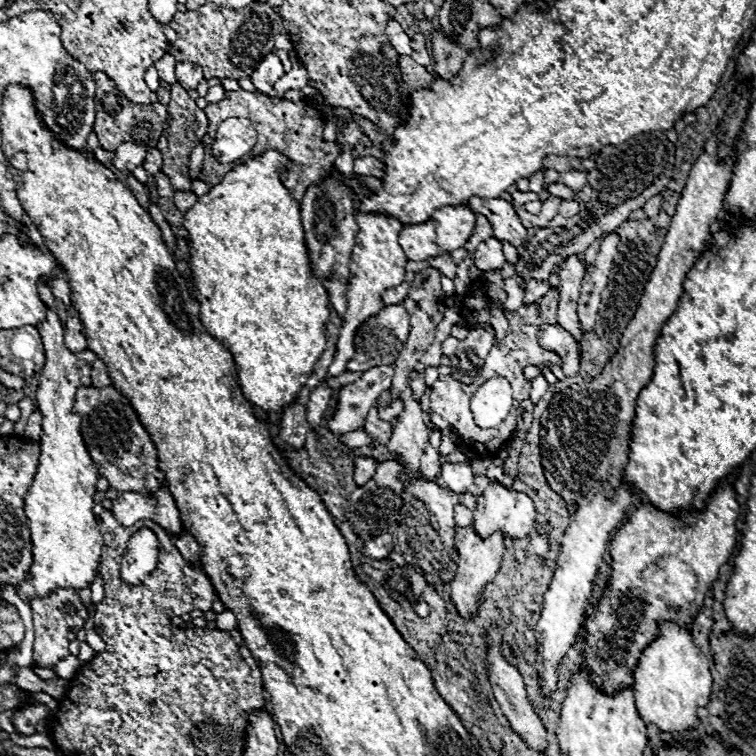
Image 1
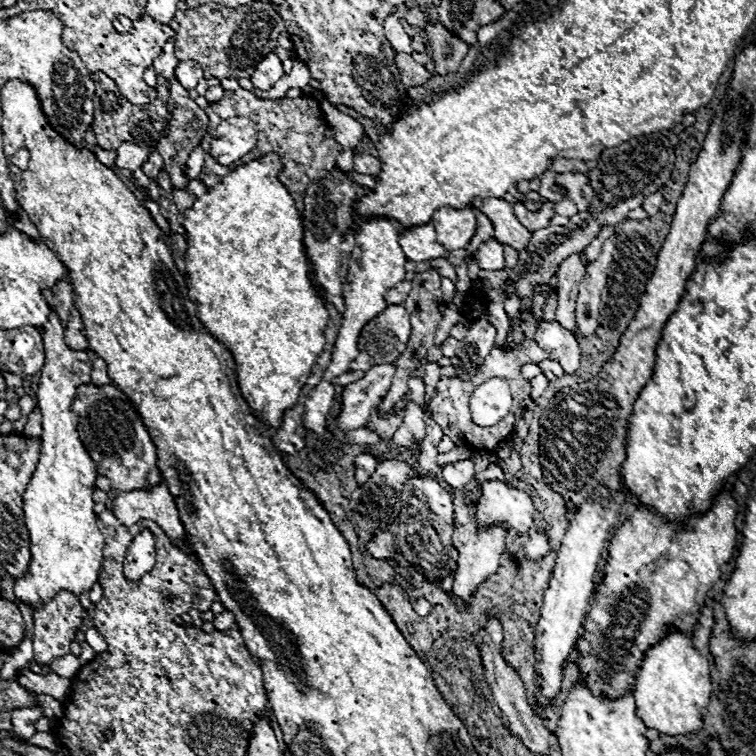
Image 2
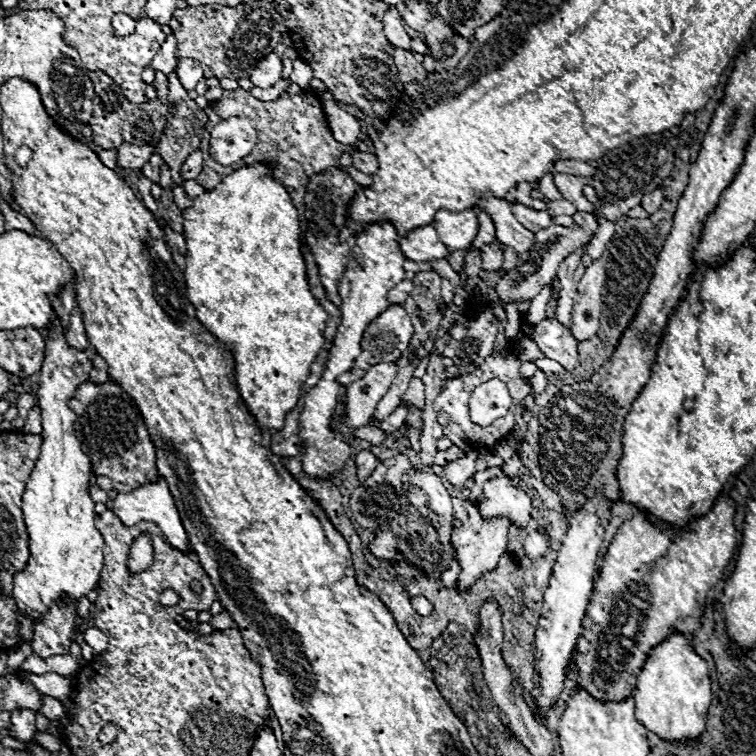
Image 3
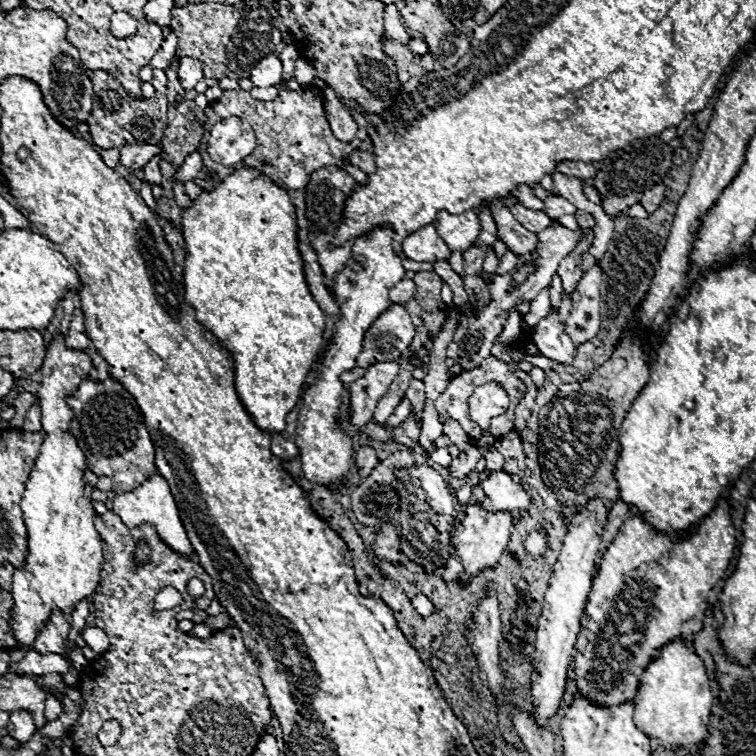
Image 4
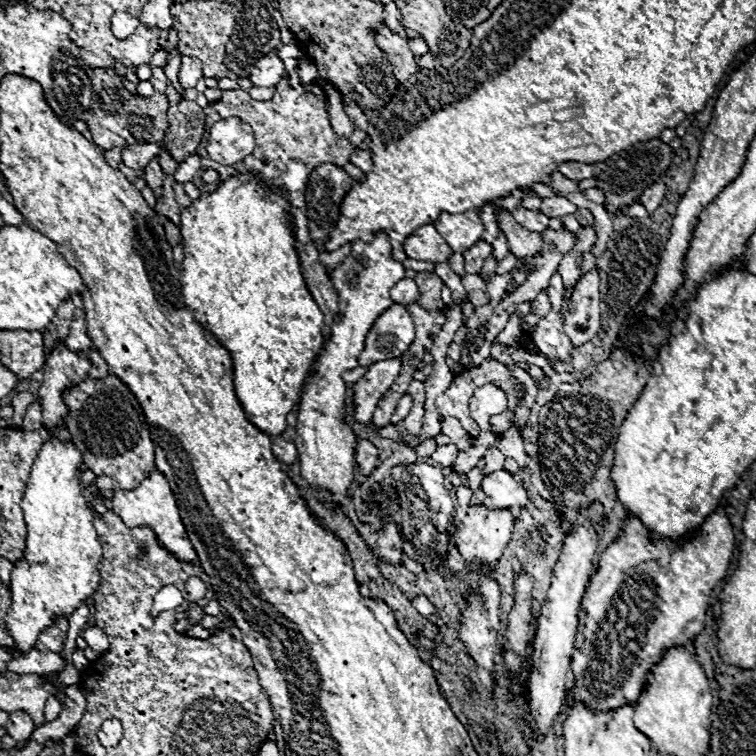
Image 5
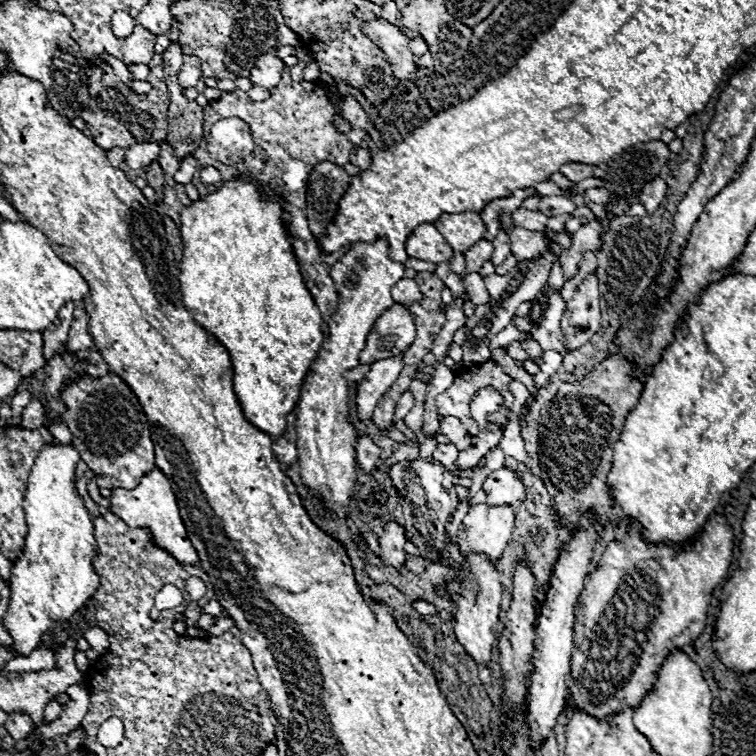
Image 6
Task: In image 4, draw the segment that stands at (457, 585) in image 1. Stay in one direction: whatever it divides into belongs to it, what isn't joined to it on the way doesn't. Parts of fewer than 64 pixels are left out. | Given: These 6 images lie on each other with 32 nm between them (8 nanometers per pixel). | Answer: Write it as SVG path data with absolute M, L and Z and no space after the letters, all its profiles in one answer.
M468 506L466 508L466 518L460 522L460 526L456 526L456 530L452 532L452 546L456 548L462 566L464 566L464 576L462 580L468 580L472 574L482 572L484 568L494 568L506 548L506 544L510 542L510 530L514 528L512 516L506 512L486 512L480 506Z

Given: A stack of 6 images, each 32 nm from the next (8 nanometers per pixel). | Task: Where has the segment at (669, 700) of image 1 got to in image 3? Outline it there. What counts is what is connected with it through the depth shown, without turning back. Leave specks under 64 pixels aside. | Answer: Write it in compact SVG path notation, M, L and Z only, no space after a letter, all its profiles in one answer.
M674 634L650 652L638 676L634 692L634 716L648 732L654 732L660 740L690 742L698 740L706 730L706 714L710 708L710 700L712 690L706 660L702 660L694 652L690 640Z

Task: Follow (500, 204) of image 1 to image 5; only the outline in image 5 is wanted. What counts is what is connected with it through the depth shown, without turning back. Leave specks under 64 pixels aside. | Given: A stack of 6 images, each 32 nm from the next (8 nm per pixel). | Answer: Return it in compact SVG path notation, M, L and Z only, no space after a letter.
M500 210L498 212L498 224L500 224L500 232L506 236L508 246L516 258L534 256L536 252L542 250L540 232L530 232L526 228L522 228L520 224L516 224L512 214Z

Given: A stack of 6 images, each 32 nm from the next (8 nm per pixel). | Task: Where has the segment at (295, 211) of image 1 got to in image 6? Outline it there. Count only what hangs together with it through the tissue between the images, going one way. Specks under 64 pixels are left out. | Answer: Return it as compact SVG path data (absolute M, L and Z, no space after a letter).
M238 178L208 198L182 208L180 238L182 260L178 280L182 304L194 310L198 326L210 332L228 350L234 370L234 392L250 424L270 436L282 436L286 416L296 406L304 376L324 340L324 320L298 272L290 236L282 224L282 208L272 202L262 202L256 186L248 182L248 178Z

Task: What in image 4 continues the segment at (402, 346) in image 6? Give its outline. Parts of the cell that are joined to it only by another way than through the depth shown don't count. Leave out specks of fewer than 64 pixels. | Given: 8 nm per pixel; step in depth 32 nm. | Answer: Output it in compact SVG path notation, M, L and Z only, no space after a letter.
M392 304L374 324L368 328L364 336L364 348L358 356L358 366L368 368L376 362L396 360L400 354L412 344L414 324L404 306Z

